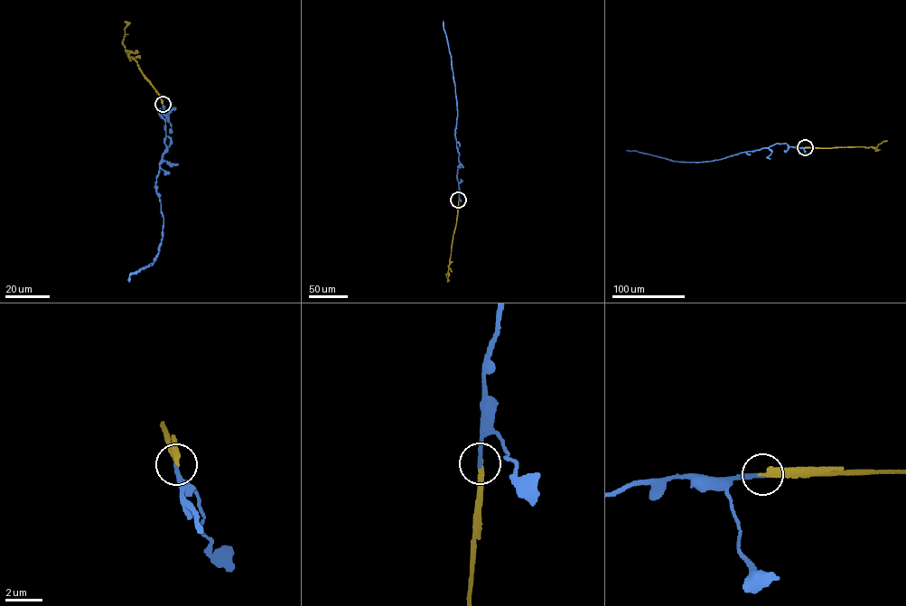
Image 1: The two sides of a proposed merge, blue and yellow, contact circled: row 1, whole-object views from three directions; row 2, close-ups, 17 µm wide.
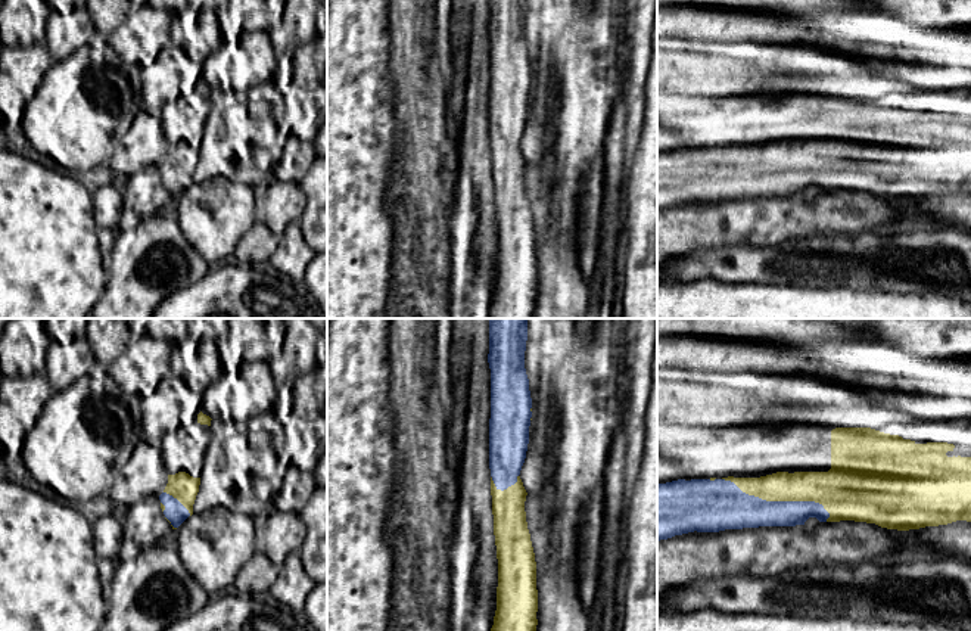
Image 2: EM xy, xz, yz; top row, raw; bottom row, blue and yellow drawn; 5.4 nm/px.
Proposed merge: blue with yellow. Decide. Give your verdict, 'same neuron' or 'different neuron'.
same neuron

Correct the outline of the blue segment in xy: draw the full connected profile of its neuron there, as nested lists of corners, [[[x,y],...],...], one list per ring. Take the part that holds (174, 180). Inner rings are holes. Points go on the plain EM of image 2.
[[[186,142],[168,144],[168,153],[159,165],[161,178],[165,189],[177,199],[193,184],[193,174],[199,162],[200,147],[193,147]]]

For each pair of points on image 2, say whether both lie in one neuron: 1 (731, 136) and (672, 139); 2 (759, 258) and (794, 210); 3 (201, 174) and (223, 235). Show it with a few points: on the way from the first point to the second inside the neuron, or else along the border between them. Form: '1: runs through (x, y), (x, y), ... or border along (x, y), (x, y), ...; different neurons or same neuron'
1: border along (672, 130), (679, 136), (682, 148); different neurons
2: border along (803, 236), (781, 243), (735, 246); different neurons
3: border along (239, 182), (205, 179), (193, 183); different neurons

